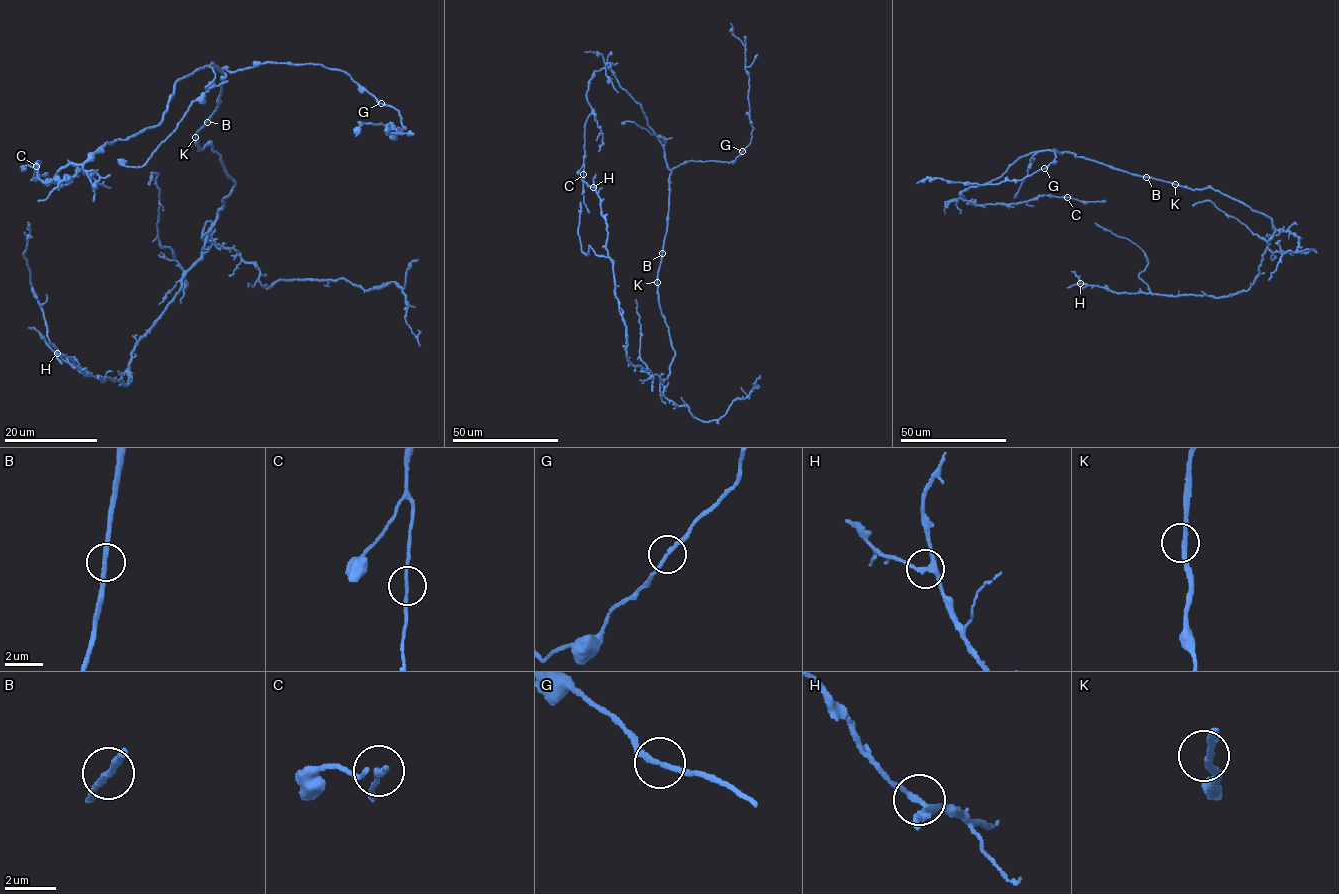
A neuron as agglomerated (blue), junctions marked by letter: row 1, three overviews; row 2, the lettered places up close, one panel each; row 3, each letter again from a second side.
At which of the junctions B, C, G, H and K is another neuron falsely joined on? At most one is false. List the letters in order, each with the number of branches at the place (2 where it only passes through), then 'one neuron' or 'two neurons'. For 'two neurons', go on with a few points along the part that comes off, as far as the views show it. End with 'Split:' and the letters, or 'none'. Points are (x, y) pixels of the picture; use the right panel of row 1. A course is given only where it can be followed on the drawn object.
B: branches 2; one neuron
C: branches 2; one neuron
G: branches 2; one neuron
H: branches 3; one neuron
K: branches 2; one neuron
Split: none

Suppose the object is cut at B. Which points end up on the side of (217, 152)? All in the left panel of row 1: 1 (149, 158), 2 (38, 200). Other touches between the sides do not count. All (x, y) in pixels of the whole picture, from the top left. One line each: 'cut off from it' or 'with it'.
1: cut off from it
2: cut off from it

